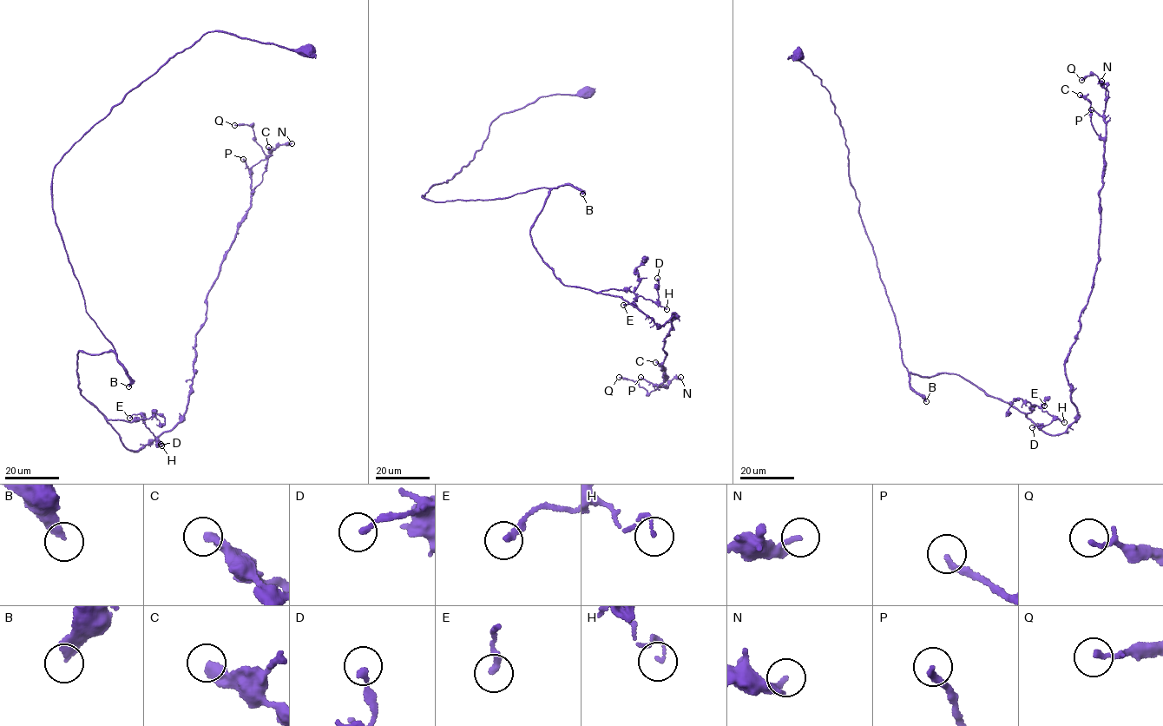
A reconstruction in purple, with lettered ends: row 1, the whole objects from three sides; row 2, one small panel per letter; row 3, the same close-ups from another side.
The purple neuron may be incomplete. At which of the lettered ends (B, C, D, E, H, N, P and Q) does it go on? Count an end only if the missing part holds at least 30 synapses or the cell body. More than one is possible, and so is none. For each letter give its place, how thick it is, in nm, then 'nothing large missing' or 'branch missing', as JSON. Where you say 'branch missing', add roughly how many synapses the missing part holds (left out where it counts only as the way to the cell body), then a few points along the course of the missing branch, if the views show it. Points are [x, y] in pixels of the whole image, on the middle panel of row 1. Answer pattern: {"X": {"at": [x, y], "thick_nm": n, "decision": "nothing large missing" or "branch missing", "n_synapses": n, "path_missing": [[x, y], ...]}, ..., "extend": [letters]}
{"B": {"at": [582, 194], "thick_nm": 360, "decision": "branch missing", "n_synapses": 400, "path_missing": [[582, 194], [609, 229], [614, 219], [625, 221], [648, 244], [666, 302], [657, 313], [648, 307]]}, "C": {"at": [655, 362], "thick_nm": 440, "decision": "nothing large missing"}, "D": {"at": [657, 278], "thick_nm": 200, "decision": "nothing large missing"}, "E": {"at": [623, 305], "thick_nm": 240, "decision": "nothing large missing"}, "H": {"at": [666, 309], "thick_nm": 110, "decision": "nothing large missing"}, "N": {"at": [680, 377], "thick_nm": 170, "decision": "nothing large missing"}, "P": {"at": [640, 377], "thick_nm": 240, "decision": "branch missing", "n_synapses": 50, "path_missing": [[640, 377], [641, 367], [627, 358], [631, 353], [627, 346]]}, "Q": {"at": [619, 377], "thick_nm": 180, "decision": "nothing large missing"}, "extend": ["B", "P"]}

